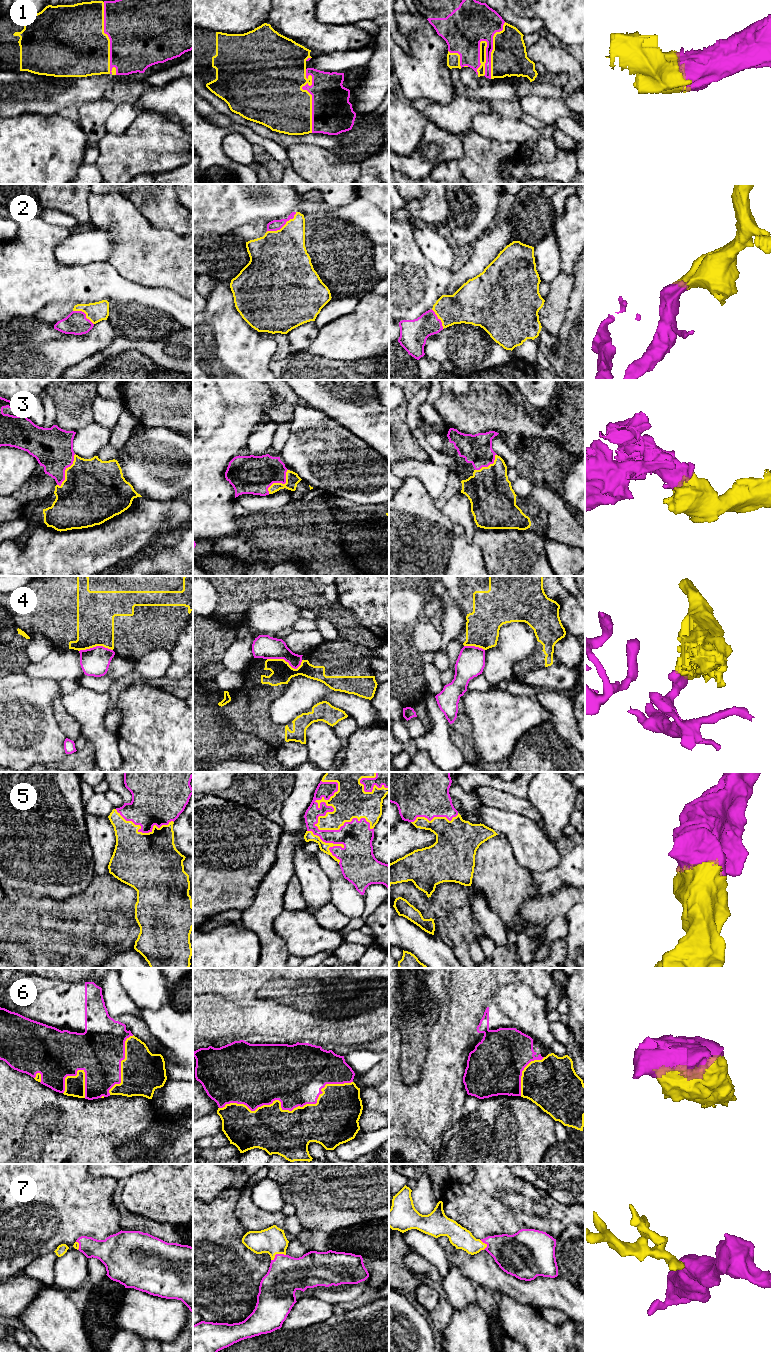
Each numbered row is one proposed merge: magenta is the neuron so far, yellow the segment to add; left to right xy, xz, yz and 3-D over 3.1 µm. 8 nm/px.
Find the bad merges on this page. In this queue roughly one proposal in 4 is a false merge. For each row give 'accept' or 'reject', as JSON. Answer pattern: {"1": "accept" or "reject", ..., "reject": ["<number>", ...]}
{"1": "accept", "2": "accept", "3": "accept", "4": "reject", "5": "accept", "6": "accept", "7": "accept", "reject": ["4"]}

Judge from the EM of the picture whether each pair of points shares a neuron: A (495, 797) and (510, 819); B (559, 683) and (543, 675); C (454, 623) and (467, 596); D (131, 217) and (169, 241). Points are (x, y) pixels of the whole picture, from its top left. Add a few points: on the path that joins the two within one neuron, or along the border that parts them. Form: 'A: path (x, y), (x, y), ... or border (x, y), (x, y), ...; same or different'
A: border (483, 804), (489, 807), (513, 811), (526, 818); different
B: path (555, 679), (547, 677); same
C: border (459, 587), (458, 605), (464, 616), (460, 633); different
D: path (140, 226), (155, 241), (160, 241); same

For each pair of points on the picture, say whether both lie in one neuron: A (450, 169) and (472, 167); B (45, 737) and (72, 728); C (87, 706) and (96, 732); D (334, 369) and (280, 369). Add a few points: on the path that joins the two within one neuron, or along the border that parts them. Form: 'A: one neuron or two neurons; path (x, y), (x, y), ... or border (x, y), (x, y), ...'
A: two neurons; border (456, 161), (463, 173)
B: two neurons; border (52, 709), (55, 720), (66, 737)
C: one neuron; path (90, 712), (92, 726)
D: one neuron; path (321, 369), (293, 369)

